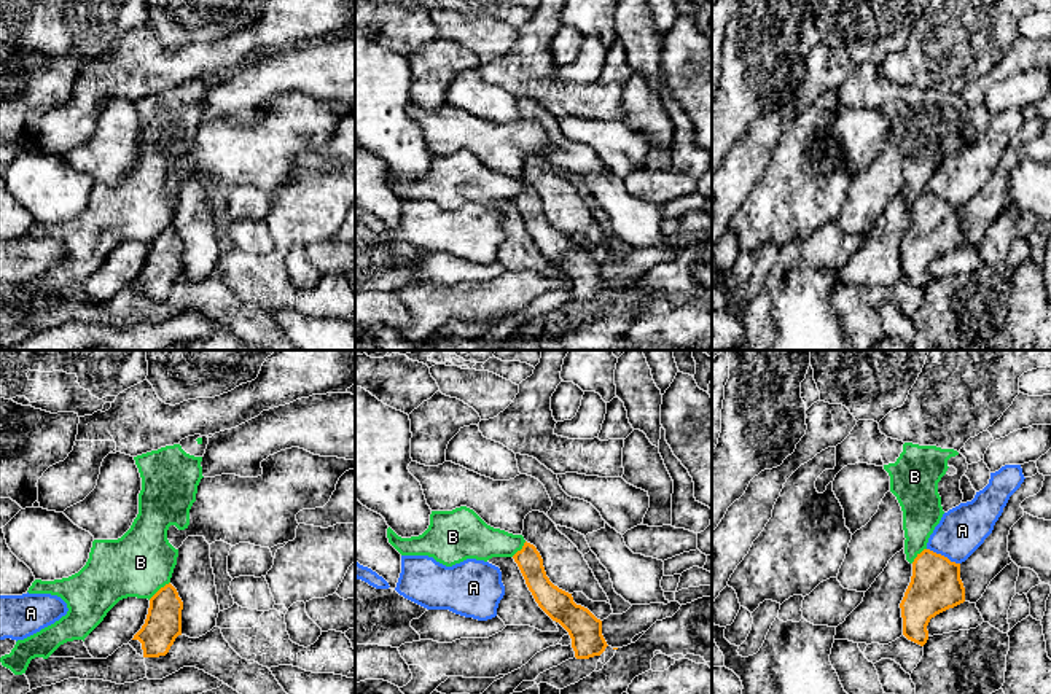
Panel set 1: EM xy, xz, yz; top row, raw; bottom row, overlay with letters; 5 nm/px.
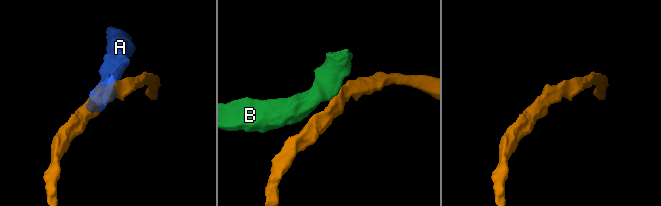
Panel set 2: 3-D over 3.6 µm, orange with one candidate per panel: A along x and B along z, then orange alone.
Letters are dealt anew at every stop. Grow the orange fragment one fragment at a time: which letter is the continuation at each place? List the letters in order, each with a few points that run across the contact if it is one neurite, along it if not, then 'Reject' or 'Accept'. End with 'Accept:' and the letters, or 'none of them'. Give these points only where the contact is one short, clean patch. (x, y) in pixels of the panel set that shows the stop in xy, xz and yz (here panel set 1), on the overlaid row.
A: Line: yz (927, 548), (959, 564). Reject
B: Line: xy (169, 581), (148, 599). Reject
Accept: none of them

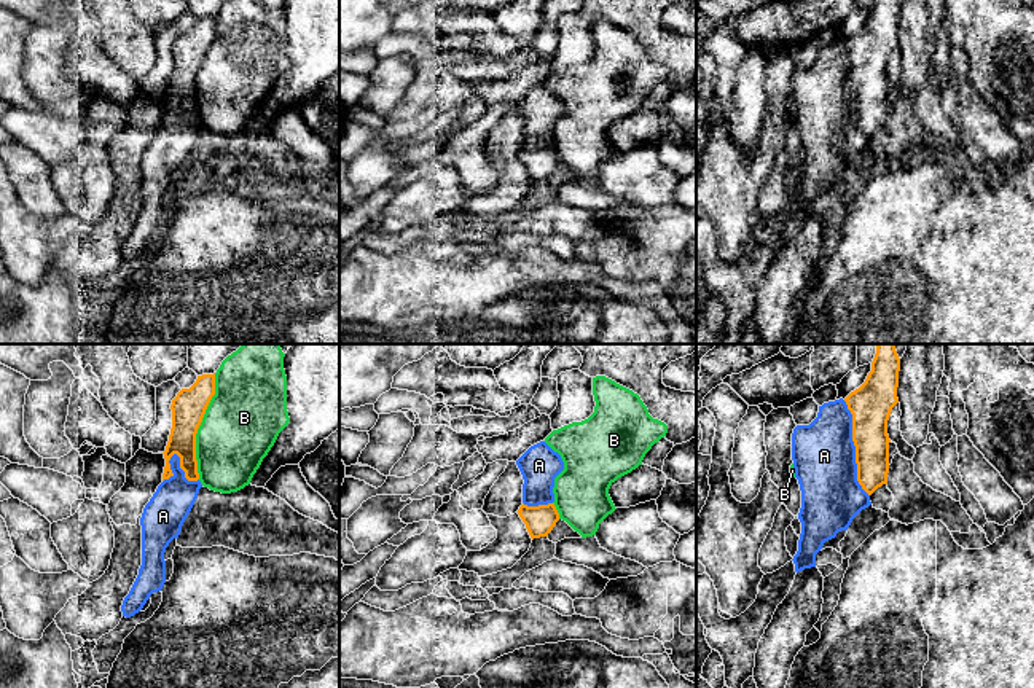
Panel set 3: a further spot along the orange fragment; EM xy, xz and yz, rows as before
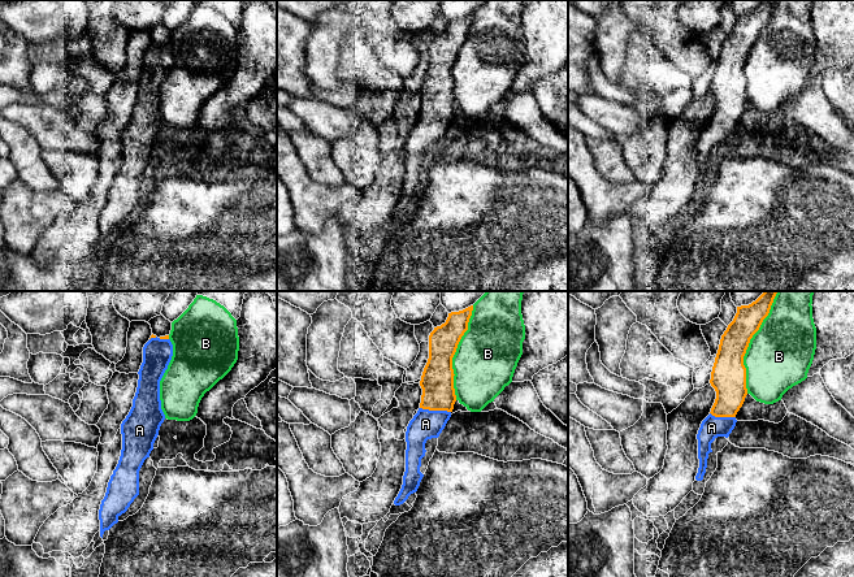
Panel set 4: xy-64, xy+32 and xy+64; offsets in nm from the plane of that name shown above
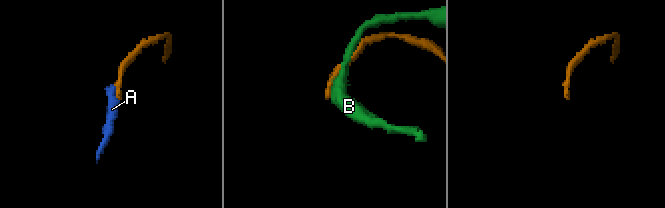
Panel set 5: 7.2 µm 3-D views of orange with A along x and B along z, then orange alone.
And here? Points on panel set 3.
A: Accept
B: Reject
Accept: A

